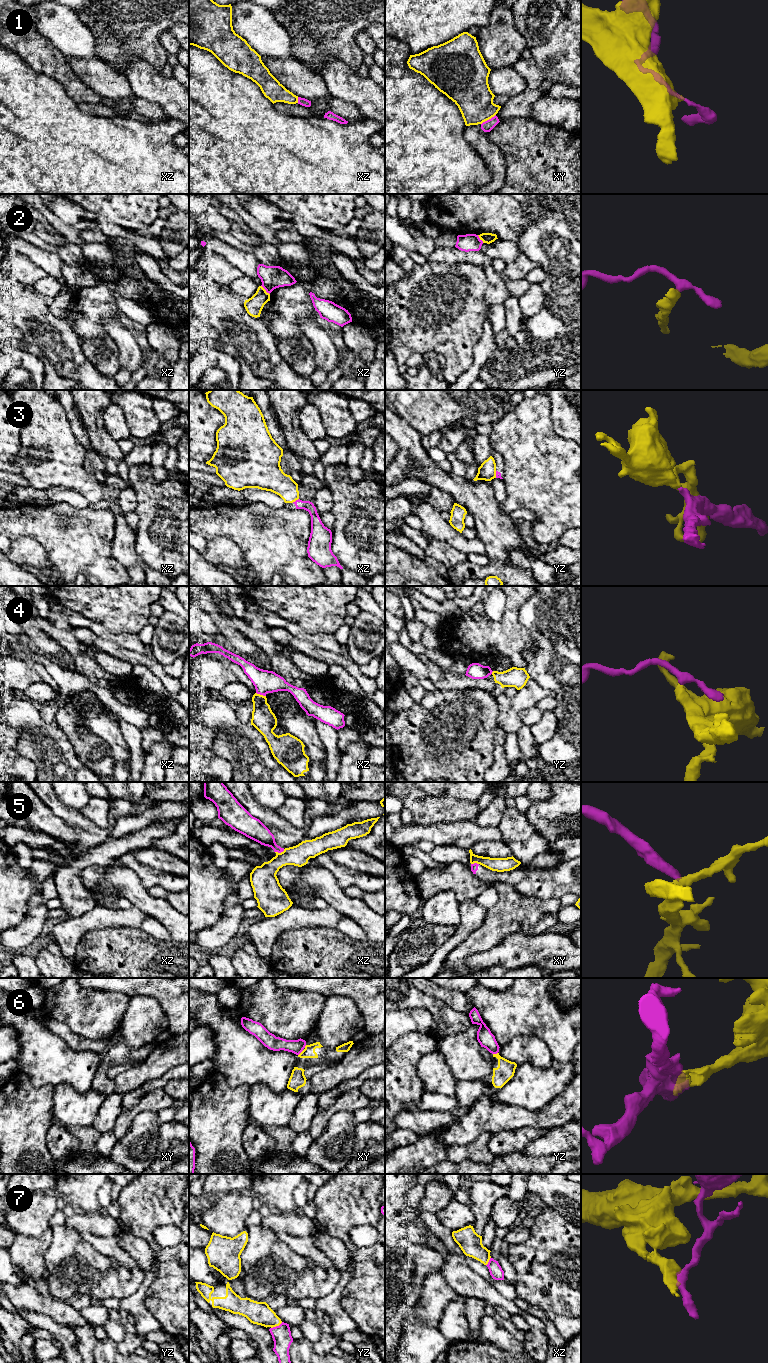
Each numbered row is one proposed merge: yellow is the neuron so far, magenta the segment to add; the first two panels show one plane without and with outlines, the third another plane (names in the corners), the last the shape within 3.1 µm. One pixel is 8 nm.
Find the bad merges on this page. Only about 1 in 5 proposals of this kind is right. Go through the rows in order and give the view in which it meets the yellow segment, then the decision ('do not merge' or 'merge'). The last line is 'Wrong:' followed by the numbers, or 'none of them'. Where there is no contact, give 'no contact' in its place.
1: xy | do not merge
2: xz | do not merge
3: xz | do not merge
4: xz | do not merge
5: xz | do not merge
6: xy | do not merge
7: yz | do not merge
Wrong: 1, 2, 3, 4, 5, 6, 7

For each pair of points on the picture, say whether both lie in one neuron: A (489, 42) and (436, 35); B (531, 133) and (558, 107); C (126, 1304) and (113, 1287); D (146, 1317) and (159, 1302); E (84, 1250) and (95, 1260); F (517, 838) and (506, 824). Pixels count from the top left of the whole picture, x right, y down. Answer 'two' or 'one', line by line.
A: two
B: two
C: two
D: two
E: one
F: one

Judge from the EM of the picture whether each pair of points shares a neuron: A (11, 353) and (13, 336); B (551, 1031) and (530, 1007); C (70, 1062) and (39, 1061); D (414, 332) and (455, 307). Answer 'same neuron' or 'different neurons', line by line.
A: different neurons
B: same neuron
C: same neuron
D: same neuron

